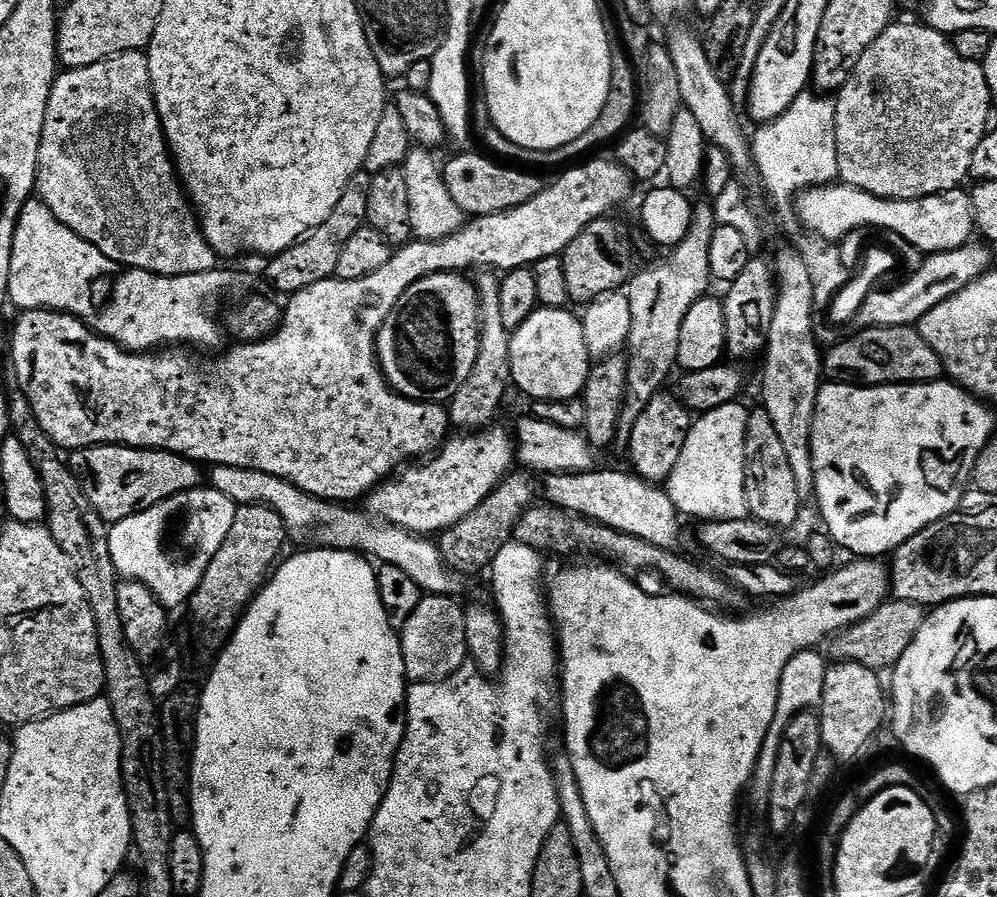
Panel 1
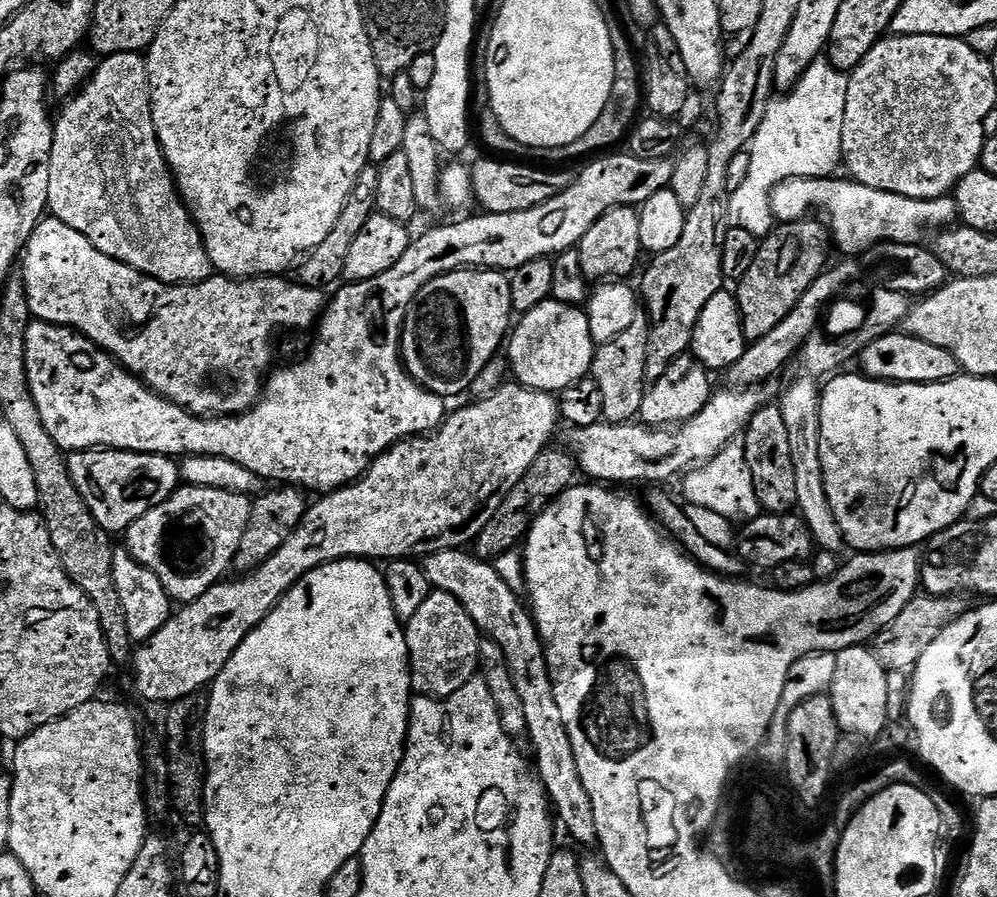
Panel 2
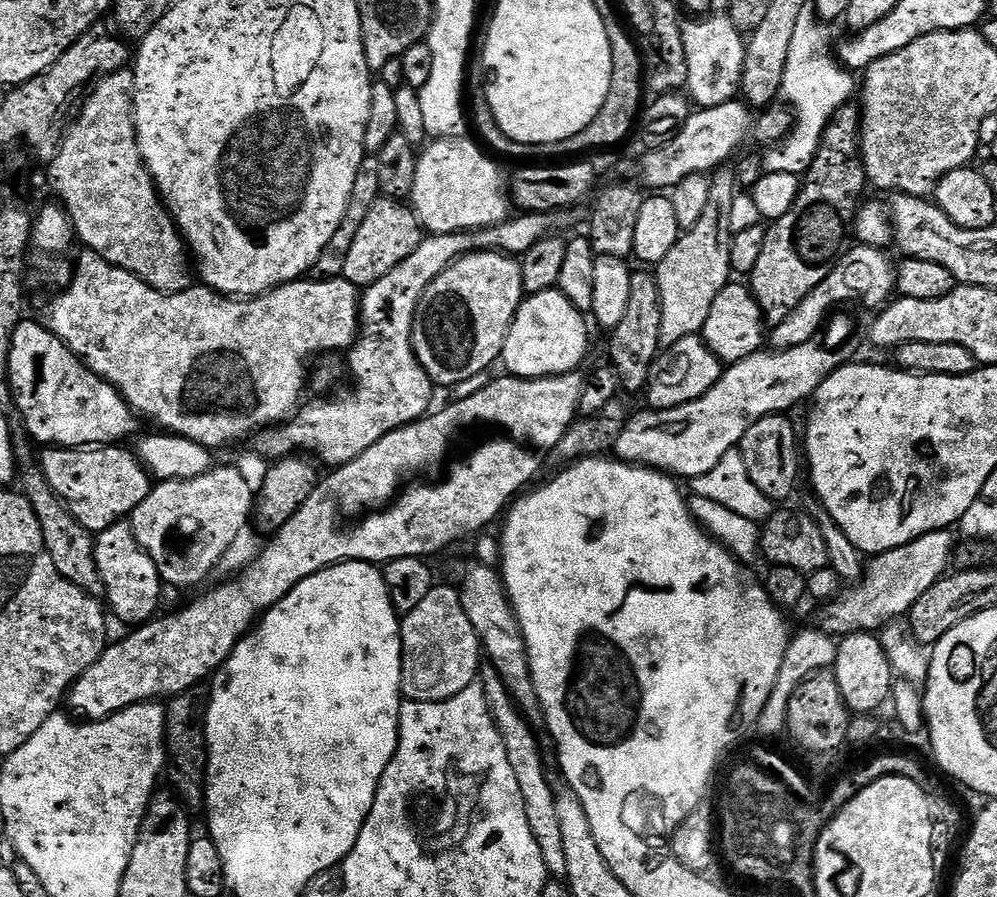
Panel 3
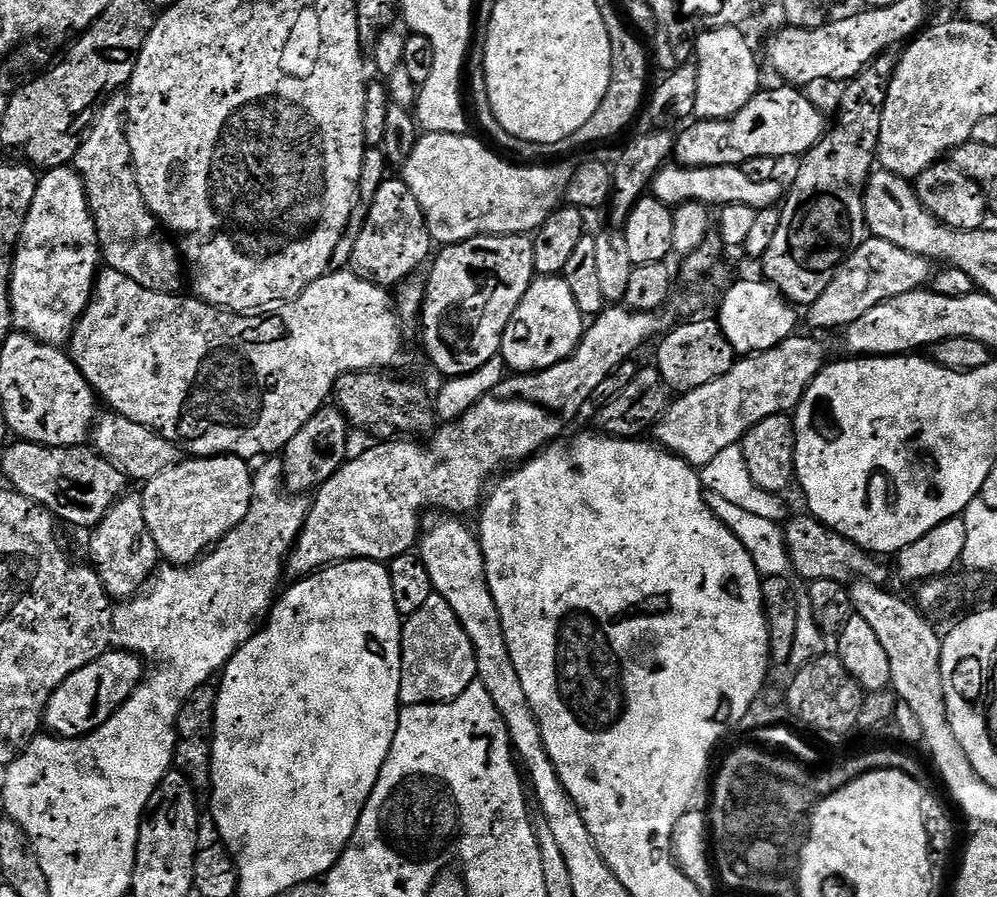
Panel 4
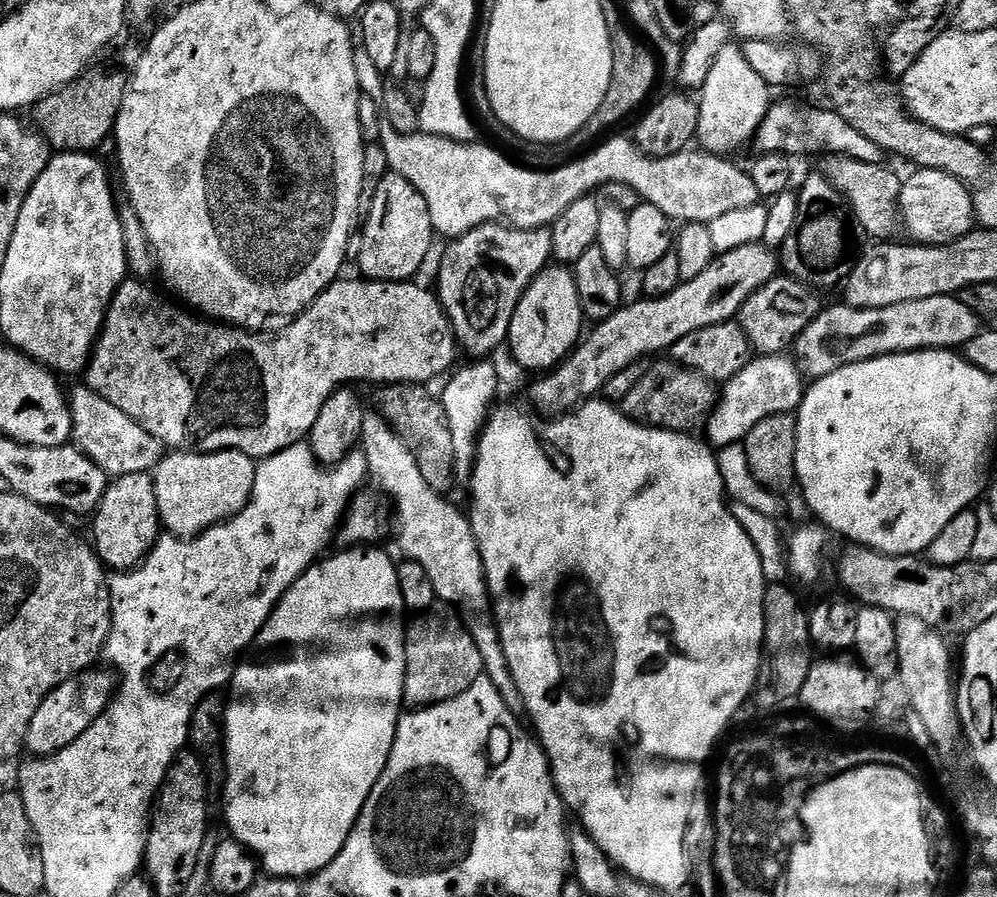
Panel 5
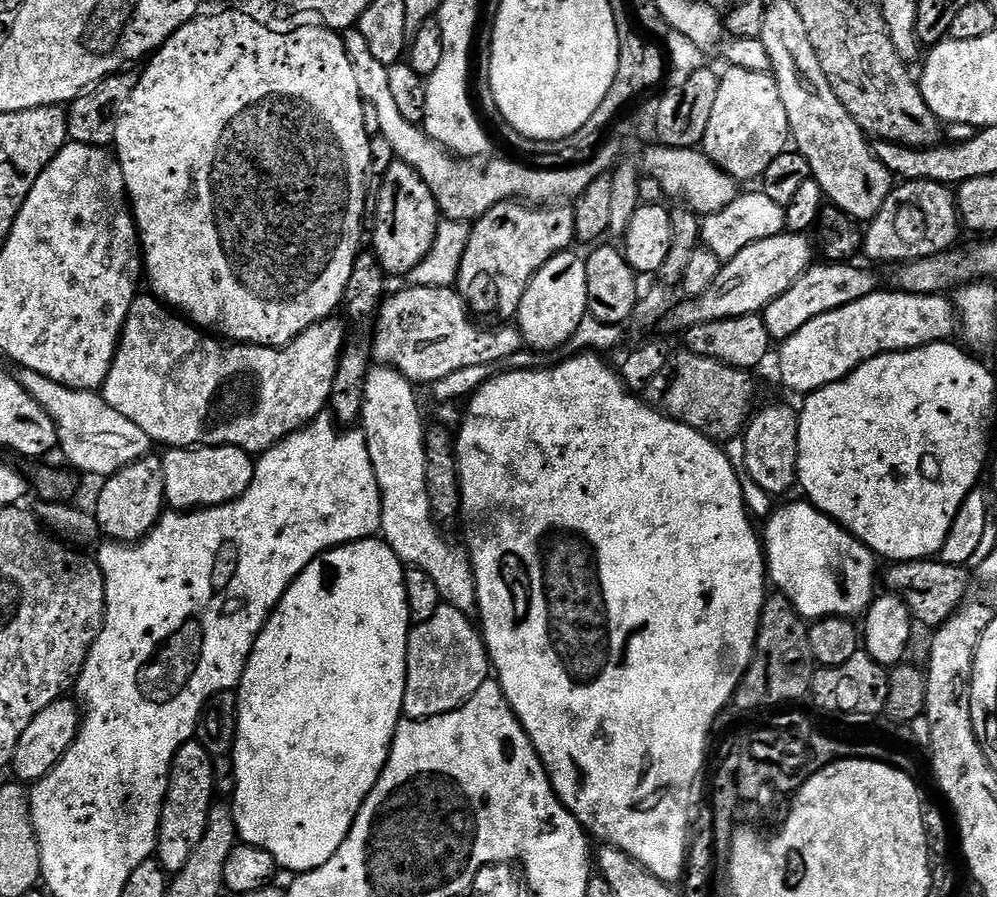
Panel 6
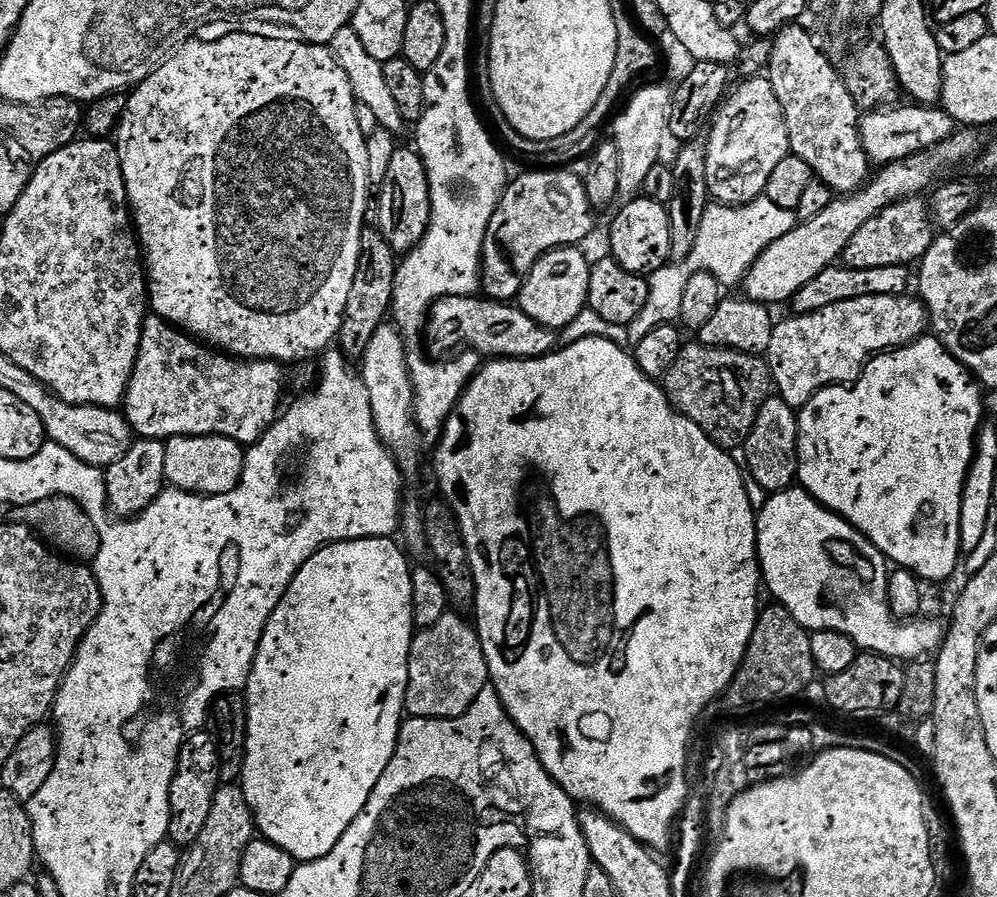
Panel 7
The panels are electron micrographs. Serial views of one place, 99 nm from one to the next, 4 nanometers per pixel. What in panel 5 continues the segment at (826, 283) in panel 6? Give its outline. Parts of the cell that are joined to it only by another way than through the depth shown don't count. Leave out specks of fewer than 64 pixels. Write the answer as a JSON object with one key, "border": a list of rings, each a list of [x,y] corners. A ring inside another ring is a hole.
{"border":[[[777,274],[766,286],[740,307],[738,322],[752,343],[753,349],[762,356],[778,356],[787,353],[796,343],[796,339],[814,322],[814,318],[822,311],[822,303],[815,291],[801,280],[793,280],[787,274]]]}

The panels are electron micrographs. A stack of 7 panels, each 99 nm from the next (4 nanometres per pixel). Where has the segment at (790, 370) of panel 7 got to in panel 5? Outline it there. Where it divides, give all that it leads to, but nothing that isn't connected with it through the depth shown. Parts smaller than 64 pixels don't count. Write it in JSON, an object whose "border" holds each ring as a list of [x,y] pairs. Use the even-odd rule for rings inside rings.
{"border":[[[935,296],[914,302],[902,302],[885,308],[849,308],[847,304],[837,303],[837,308],[825,307],[802,330],[794,345],[794,359],[803,375],[819,378],[834,374],[848,364],[873,360],[879,356],[896,356],[900,352],[923,352],[925,350],[956,350],[970,342],[978,331],[978,317],[956,296]]]}

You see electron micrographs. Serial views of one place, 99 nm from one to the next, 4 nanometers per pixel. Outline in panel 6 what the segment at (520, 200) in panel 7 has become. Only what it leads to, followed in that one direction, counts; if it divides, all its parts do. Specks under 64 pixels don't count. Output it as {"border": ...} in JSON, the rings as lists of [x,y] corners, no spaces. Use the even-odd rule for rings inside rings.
{"border":[[[499,204],[471,225],[454,287],[473,317],[493,316],[496,322],[511,321],[534,274],[538,274],[550,258],[569,251],[575,240],[572,206]]]}

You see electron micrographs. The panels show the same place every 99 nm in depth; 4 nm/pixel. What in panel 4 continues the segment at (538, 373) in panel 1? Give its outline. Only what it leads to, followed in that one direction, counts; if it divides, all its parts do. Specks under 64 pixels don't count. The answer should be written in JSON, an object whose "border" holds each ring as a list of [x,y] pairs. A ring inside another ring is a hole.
{"border":[[[541,276],[533,279],[522,302],[518,302],[518,310],[502,334],[500,356],[513,373],[541,372],[565,360],[580,345],[585,327],[586,317],[574,303],[570,286],[560,276]]]}

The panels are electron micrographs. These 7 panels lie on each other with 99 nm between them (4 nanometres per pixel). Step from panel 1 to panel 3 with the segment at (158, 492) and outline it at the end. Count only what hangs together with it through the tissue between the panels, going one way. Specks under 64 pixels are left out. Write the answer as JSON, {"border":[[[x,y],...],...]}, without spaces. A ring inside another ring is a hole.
{"border":[[[48,446],[43,452],[44,457],[39,457],[38,465],[49,486],[73,518],[93,534],[102,533],[131,517],[132,511],[151,494],[154,487],[148,469],[124,446],[92,446],[87,450]]]}

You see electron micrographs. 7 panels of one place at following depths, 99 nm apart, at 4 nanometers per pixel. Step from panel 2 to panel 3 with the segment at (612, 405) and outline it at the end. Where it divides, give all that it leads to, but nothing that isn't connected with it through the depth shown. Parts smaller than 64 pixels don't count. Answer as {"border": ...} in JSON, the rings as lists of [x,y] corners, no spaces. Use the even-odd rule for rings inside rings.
{"border":[[[648,270],[640,271],[644,272],[633,271],[630,278],[630,303],[626,314],[610,332],[613,336],[610,364],[620,376],[620,386],[625,393],[643,393],[647,389],[652,364],[662,351],[662,294],[655,275]]]}

